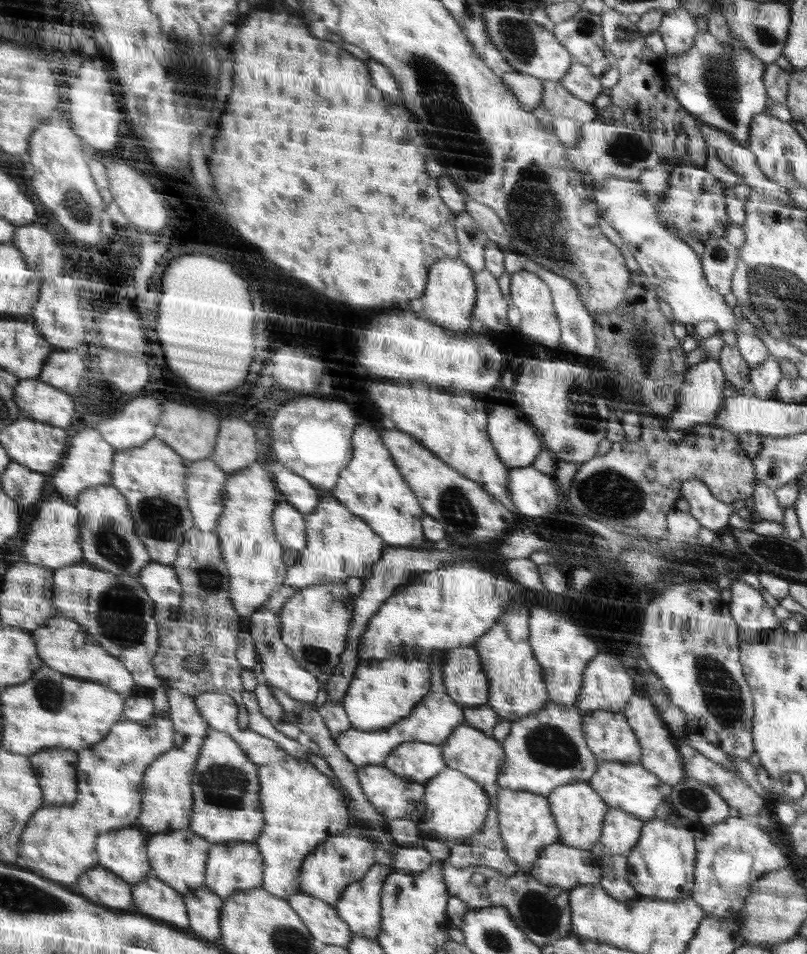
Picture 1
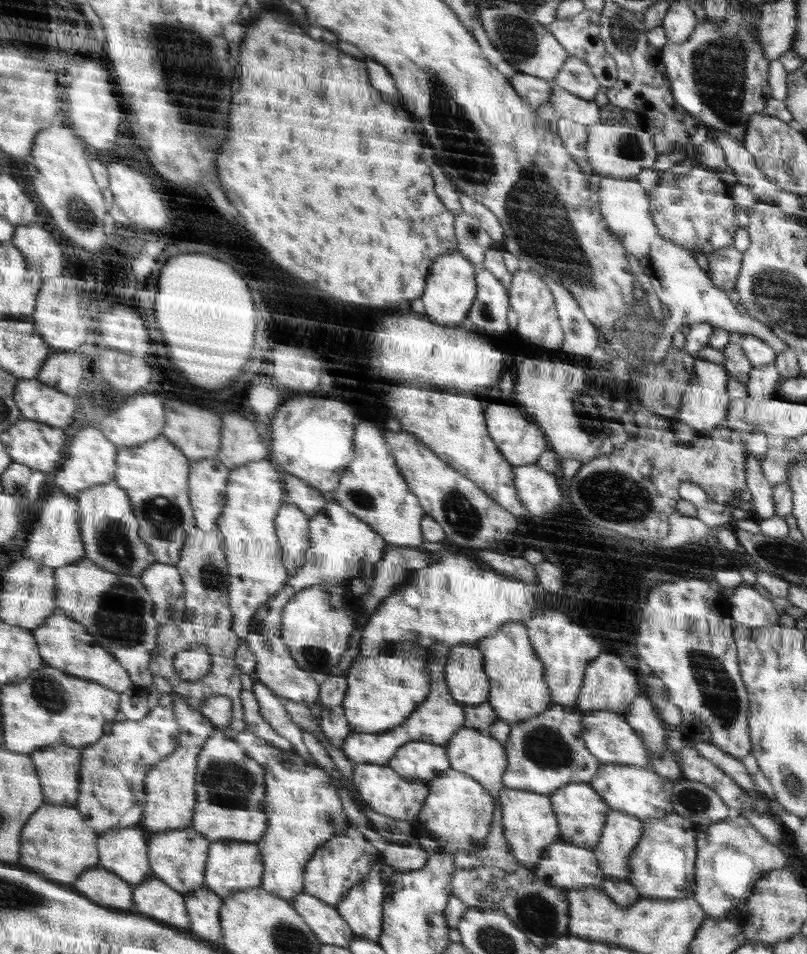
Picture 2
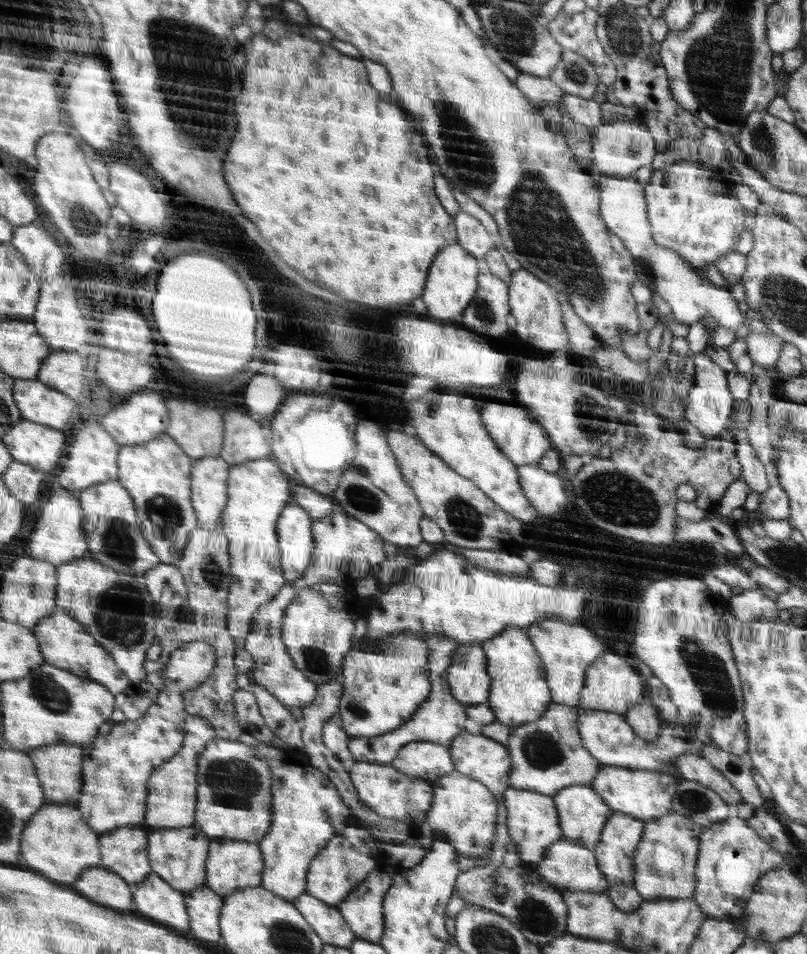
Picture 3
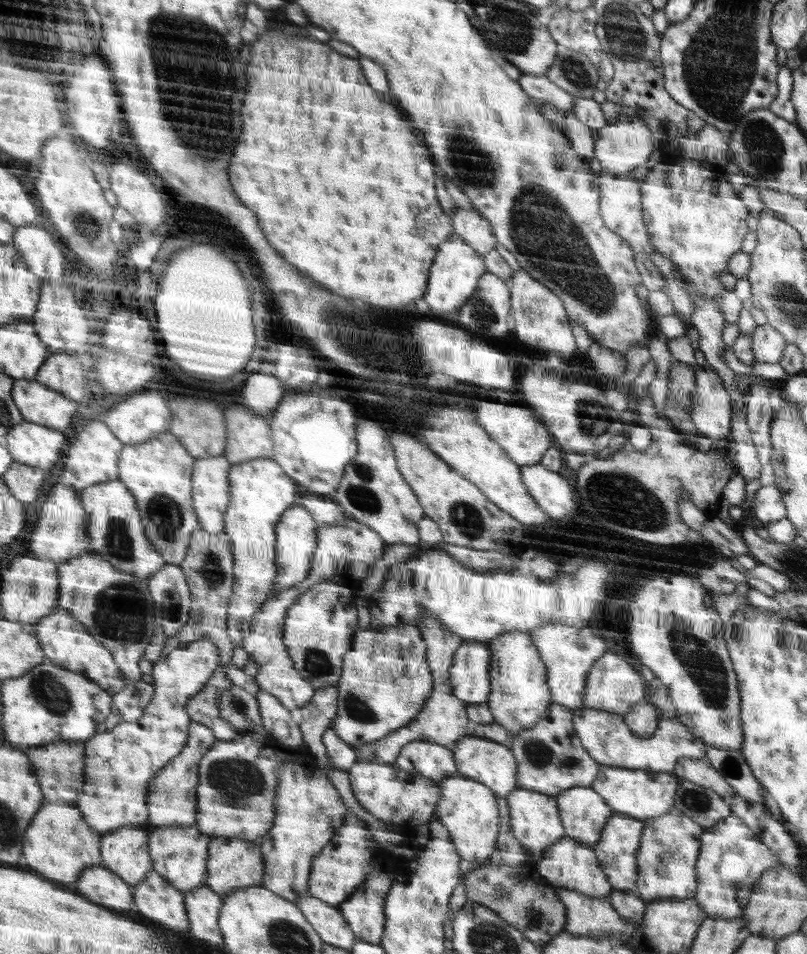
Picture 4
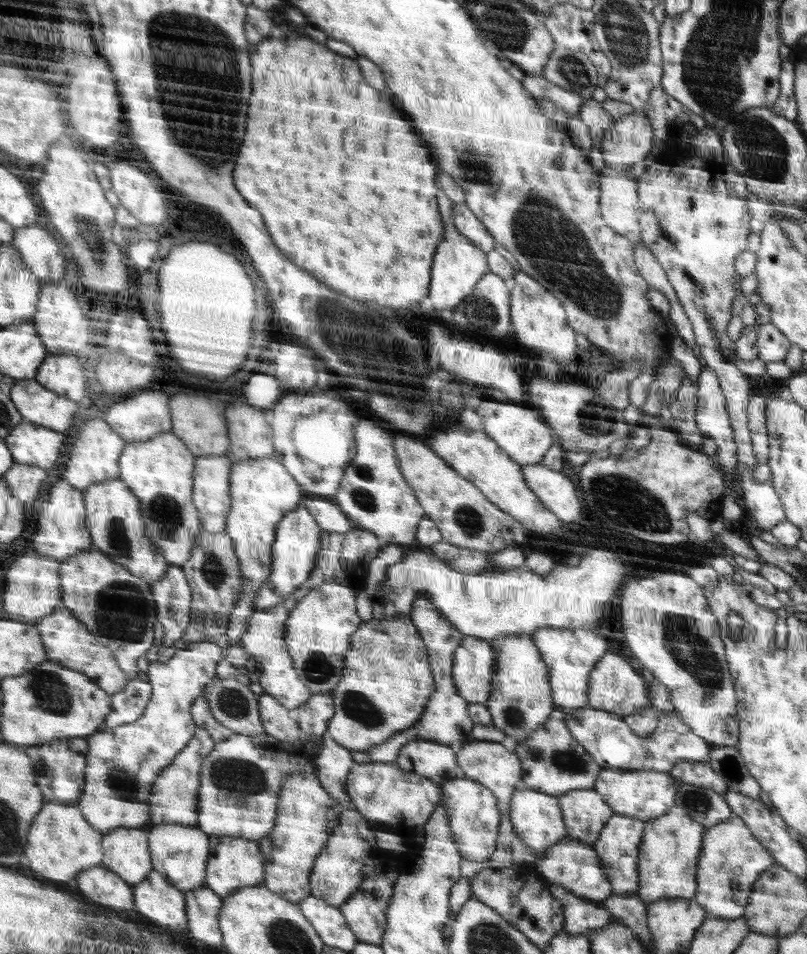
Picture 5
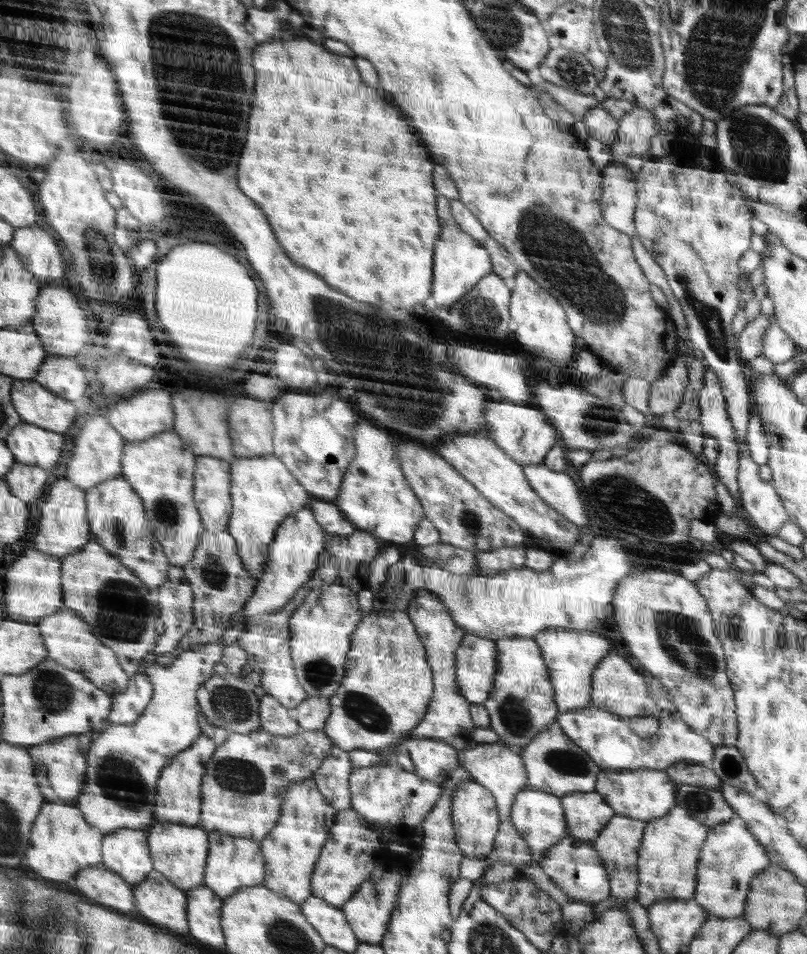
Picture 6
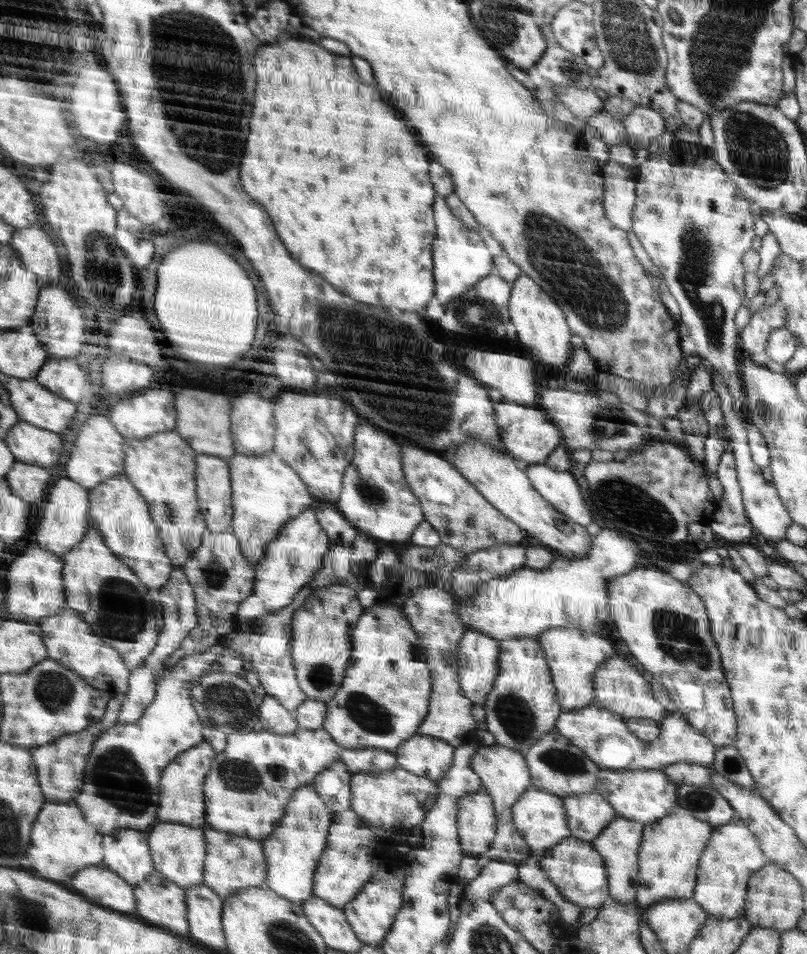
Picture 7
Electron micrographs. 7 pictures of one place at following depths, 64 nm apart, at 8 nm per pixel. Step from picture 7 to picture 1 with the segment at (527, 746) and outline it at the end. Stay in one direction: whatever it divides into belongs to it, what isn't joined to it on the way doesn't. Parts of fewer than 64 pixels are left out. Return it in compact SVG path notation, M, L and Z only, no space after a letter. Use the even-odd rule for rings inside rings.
M519 594L494 628L472 645L479 654L483 673L490 682L487 704L497 711L500 718L510 723L544 709L550 702L540 663L535 659L529 643L530 610L521 598L522 594Z

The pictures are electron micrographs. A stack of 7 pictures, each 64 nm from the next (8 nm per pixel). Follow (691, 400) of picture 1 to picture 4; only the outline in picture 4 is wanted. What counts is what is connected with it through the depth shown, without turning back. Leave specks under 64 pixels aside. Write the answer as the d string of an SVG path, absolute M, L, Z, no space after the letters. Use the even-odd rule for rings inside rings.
M703 352L694 353L696 389L691 419L699 434L707 436L713 442L731 440L731 400L724 388L722 379L708 364Z

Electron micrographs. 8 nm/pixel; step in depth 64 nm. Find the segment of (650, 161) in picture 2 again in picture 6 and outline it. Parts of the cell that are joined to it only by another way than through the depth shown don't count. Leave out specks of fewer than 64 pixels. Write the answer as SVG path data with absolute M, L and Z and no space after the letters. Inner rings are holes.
M633 108L619 120L617 140L608 144L611 162L623 164L628 158L647 158L650 140L660 132L660 125L651 111Z

